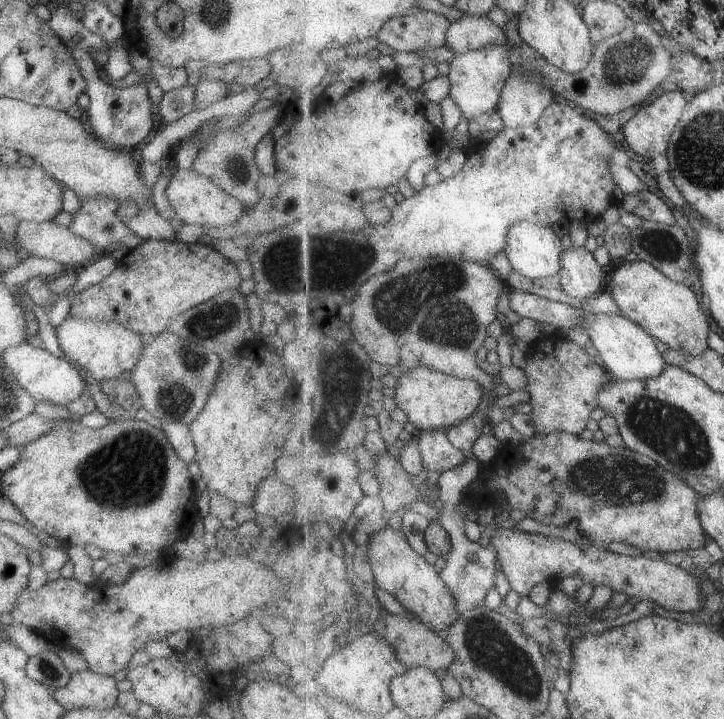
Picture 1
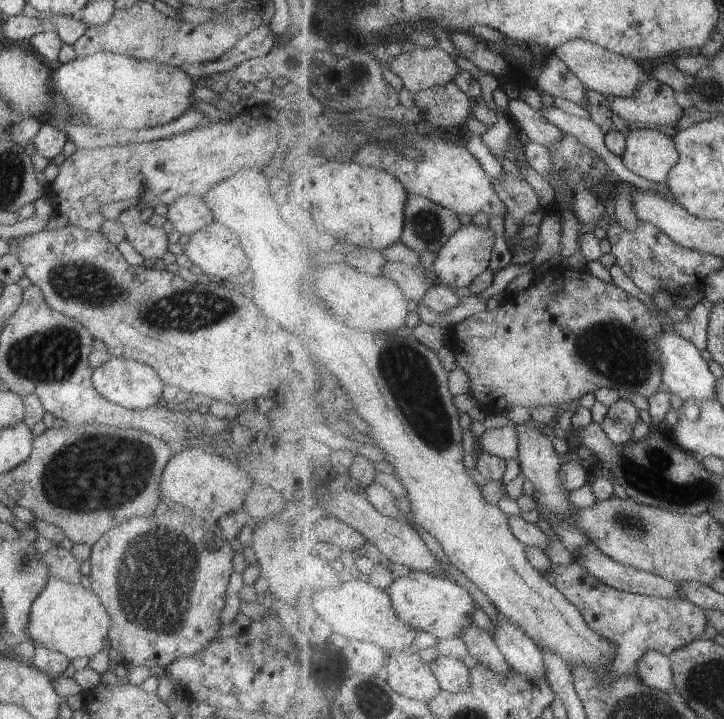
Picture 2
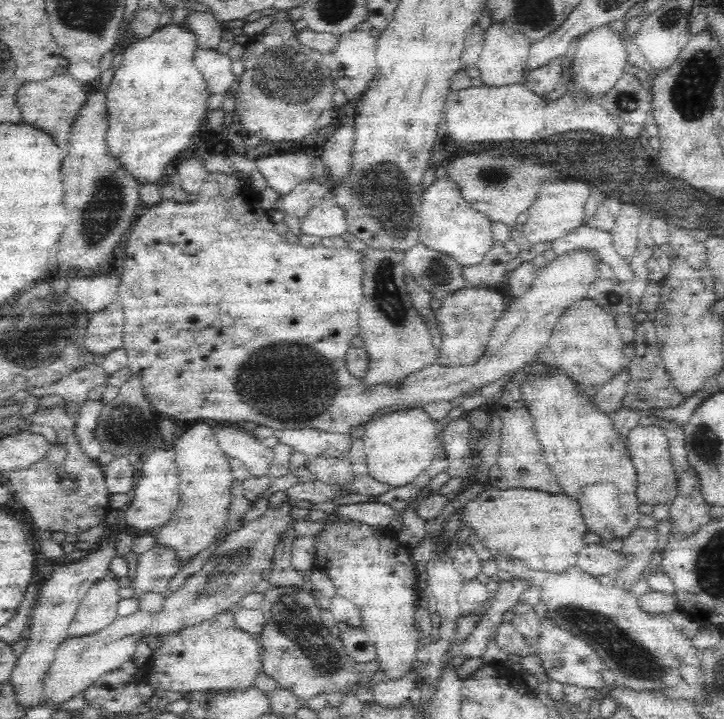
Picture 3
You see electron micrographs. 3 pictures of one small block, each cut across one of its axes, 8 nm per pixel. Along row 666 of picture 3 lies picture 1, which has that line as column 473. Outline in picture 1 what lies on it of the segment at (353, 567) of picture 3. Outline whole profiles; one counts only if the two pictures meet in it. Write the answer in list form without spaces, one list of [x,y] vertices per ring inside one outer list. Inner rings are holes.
[[[417,367],[406,371],[396,386],[396,406],[407,414],[407,420],[421,431],[449,430],[469,418],[481,404],[483,390],[476,380],[462,379],[448,373]]]

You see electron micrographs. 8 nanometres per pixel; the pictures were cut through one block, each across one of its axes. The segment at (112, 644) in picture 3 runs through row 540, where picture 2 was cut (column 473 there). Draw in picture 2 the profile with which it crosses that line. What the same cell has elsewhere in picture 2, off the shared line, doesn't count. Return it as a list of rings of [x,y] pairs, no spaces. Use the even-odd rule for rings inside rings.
[[[473,223],[463,226],[449,238],[449,242],[437,253],[437,257],[432,264],[432,271],[437,276],[437,283],[450,290],[468,287],[469,284],[473,284],[473,280],[481,272],[488,270],[493,246],[495,246],[495,232],[491,228],[479,228]]]

